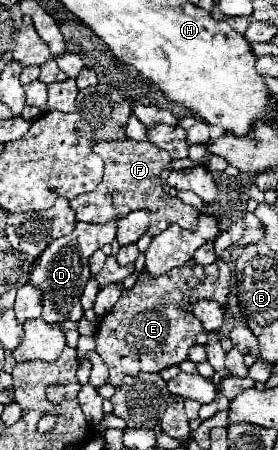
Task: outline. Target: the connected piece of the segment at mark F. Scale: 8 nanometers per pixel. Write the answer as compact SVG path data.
M136 140L98 142L94 146L94 152L100 154L106 162L104 180L98 184L94 192L80 194L70 202L72 208L78 210L78 220L90 222L90 224L106 224L116 216L126 216L132 210L146 208L152 212L152 226L148 230L152 236L160 234L170 224L178 224L180 228L186 228L186 230L196 230L198 210L194 206L184 204L176 196L170 196L162 188L160 174L166 168L166 164L172 160L168 152L160 150L158 146L142 146L142 142L136 142Z

